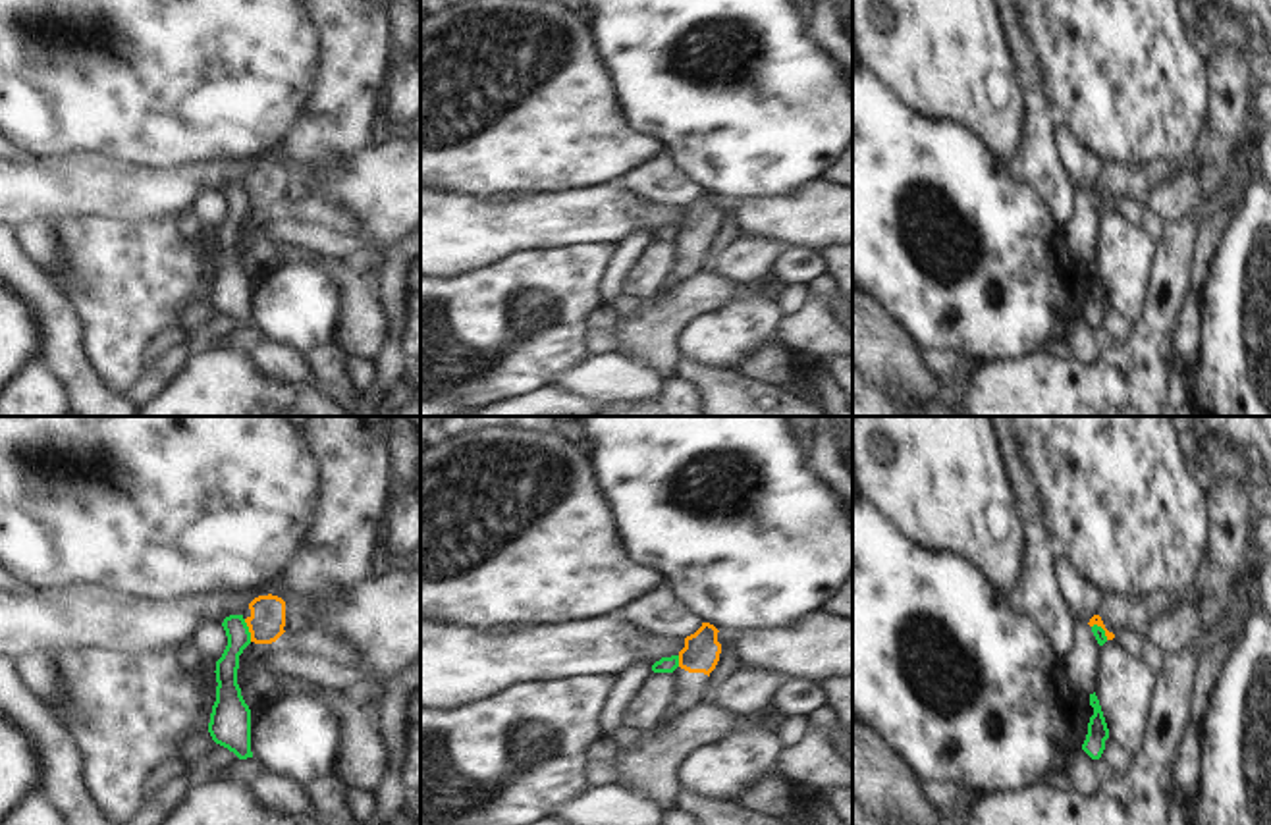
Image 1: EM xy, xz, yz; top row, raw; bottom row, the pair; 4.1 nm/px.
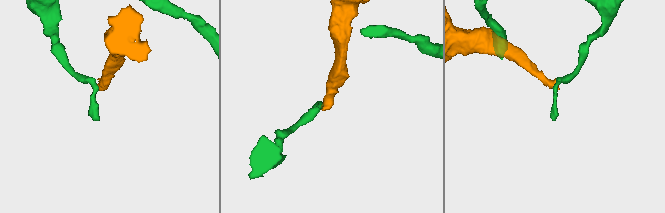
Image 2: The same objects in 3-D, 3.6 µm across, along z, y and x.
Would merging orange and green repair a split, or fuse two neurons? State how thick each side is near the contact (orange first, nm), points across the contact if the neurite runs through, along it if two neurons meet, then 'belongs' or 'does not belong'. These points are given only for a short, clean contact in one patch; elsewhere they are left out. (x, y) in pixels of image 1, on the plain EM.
150 nm thick on the orange side, 100 nm on the other; border along xy (243, 187), (251, 209); does not belong

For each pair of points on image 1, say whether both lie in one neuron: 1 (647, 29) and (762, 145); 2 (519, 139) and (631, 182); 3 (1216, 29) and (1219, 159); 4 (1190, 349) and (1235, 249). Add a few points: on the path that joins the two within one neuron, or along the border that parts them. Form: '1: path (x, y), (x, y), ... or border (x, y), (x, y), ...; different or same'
1: path (652, 68), (656, 76), (712, 95), (724, 106); same
2: border (660, 153), (631, 166), (620, 180); different
3: path (1225, 62), (1225, 126); same
4: border (1202, 293), (1202, 347), (1190, 371); different

